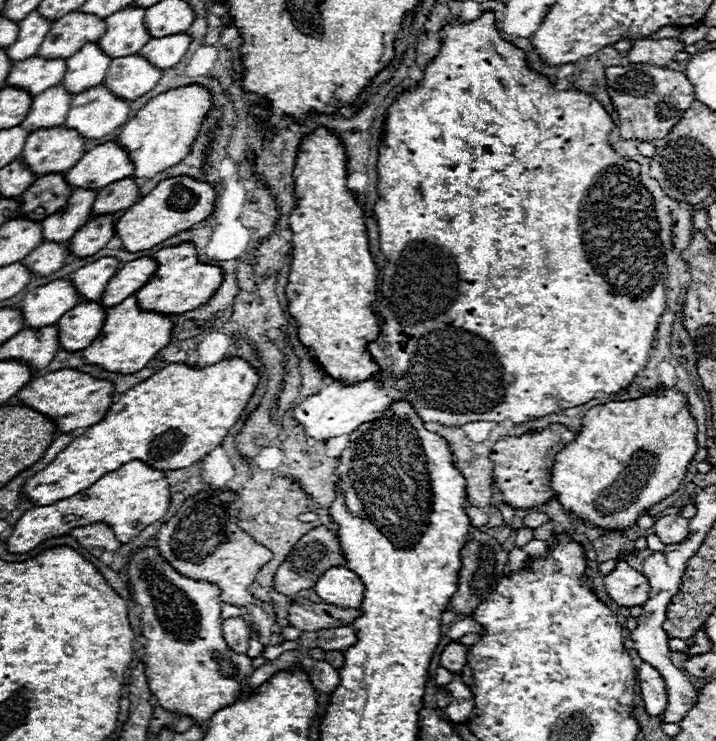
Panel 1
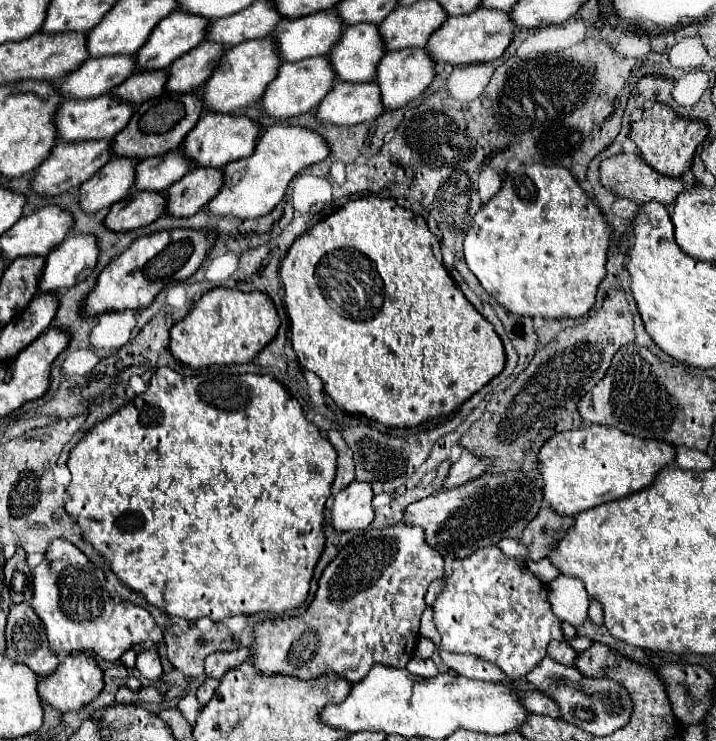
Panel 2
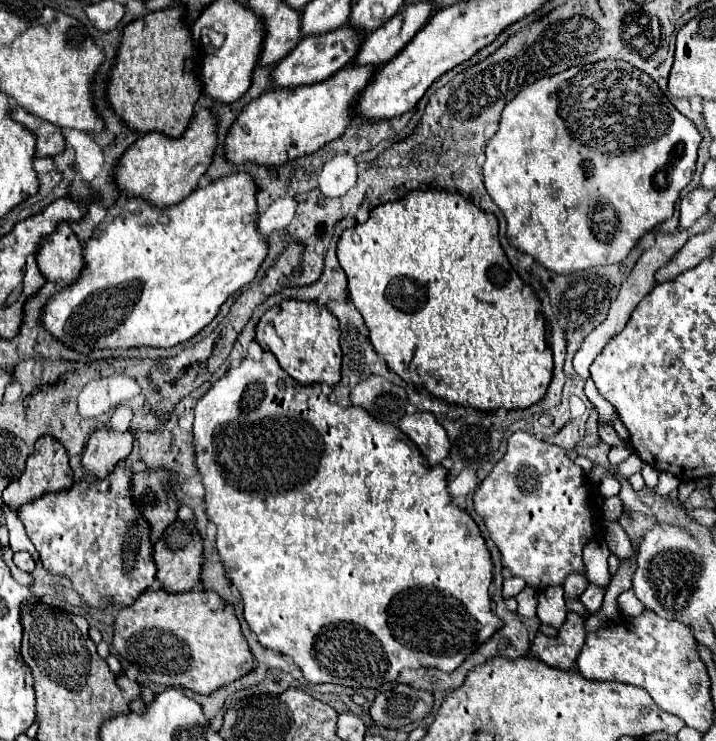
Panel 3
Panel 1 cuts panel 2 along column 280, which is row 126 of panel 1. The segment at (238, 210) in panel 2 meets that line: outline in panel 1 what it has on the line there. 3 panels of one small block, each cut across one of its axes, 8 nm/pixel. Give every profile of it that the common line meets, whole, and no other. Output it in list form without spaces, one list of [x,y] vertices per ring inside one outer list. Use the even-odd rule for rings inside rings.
[[[186,86],[160,94],[154,100],[150,100],[142,110],[138,110],[136,118],[128,120],[122,126],[122,132],[116,140],[128,152],[128,158],[134,164],[132,178],[136,182],[146,182],[162,170],[178,164],[186,156],[192,140],[198,136],[200,124],[210,106],[212,98],[208,90],[200,86]]]

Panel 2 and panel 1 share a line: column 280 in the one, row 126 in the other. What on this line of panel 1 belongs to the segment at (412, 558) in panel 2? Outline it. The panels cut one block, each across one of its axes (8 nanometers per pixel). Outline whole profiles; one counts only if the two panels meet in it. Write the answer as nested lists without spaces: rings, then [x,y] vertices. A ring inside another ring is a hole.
[[[628,64],[606,68],[608,96],[620,116],[620,138],[654,142],[666,138],[682,114],[696,100],[690,82],[682,72],[650,64]]]

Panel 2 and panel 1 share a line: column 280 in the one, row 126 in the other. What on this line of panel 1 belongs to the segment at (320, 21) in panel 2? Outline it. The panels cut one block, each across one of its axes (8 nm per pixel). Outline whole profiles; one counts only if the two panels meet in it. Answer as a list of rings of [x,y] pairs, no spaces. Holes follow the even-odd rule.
[[[58,84],[58,88],[50,88],[50,92],[42,92],[42,96],[34,96],[30,112],[20,126],[28,134],[32,134],[36,130],[62,126],[68,116],[68,110],[70,110],[70,100],[72,100],[72,96],[68,96],[64,86],[60,86],[60,84]]]

